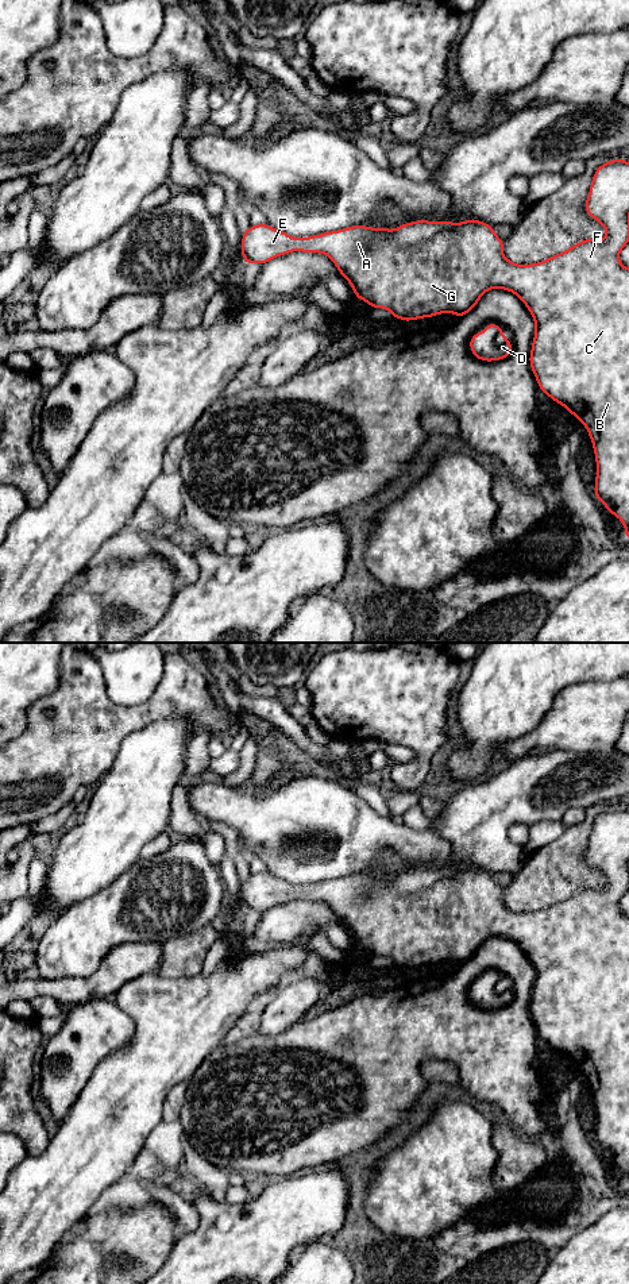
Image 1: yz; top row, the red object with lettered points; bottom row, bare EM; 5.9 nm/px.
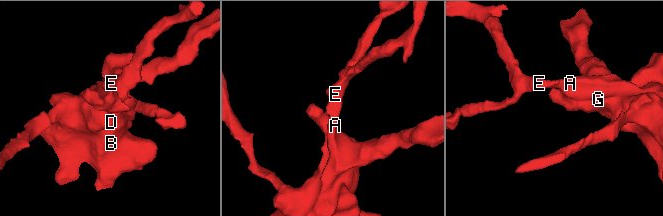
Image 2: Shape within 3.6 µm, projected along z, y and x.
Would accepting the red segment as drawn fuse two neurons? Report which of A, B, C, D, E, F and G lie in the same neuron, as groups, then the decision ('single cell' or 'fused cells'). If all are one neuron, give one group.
A B C D E F G | single cell

